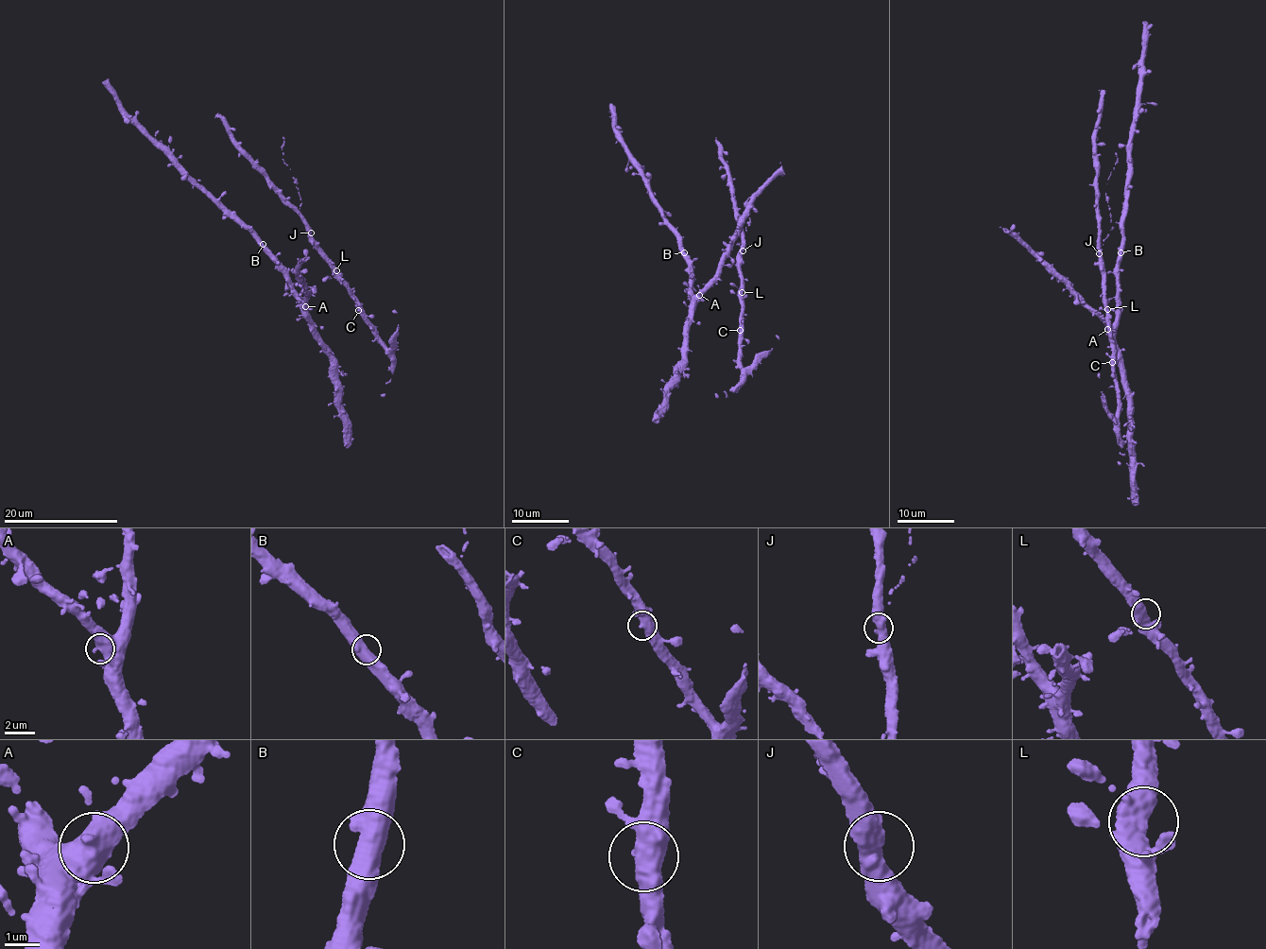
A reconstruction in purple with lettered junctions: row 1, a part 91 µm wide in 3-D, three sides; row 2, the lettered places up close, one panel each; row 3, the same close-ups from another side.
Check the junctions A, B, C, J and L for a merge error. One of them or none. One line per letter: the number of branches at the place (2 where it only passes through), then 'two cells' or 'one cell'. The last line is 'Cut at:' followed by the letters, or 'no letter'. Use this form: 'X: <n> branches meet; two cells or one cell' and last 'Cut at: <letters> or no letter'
A: 2 branches meet; one cell
B: 2 branches meet; one cell
C: 2 branches meet; one cell
J: 2 branches meet; two cells
L: 2 branches meet; one cell
Cut at: J

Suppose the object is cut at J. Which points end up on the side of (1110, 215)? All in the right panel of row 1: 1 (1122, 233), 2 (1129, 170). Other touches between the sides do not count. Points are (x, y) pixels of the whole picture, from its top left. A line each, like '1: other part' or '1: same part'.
1: other part
2: other part

